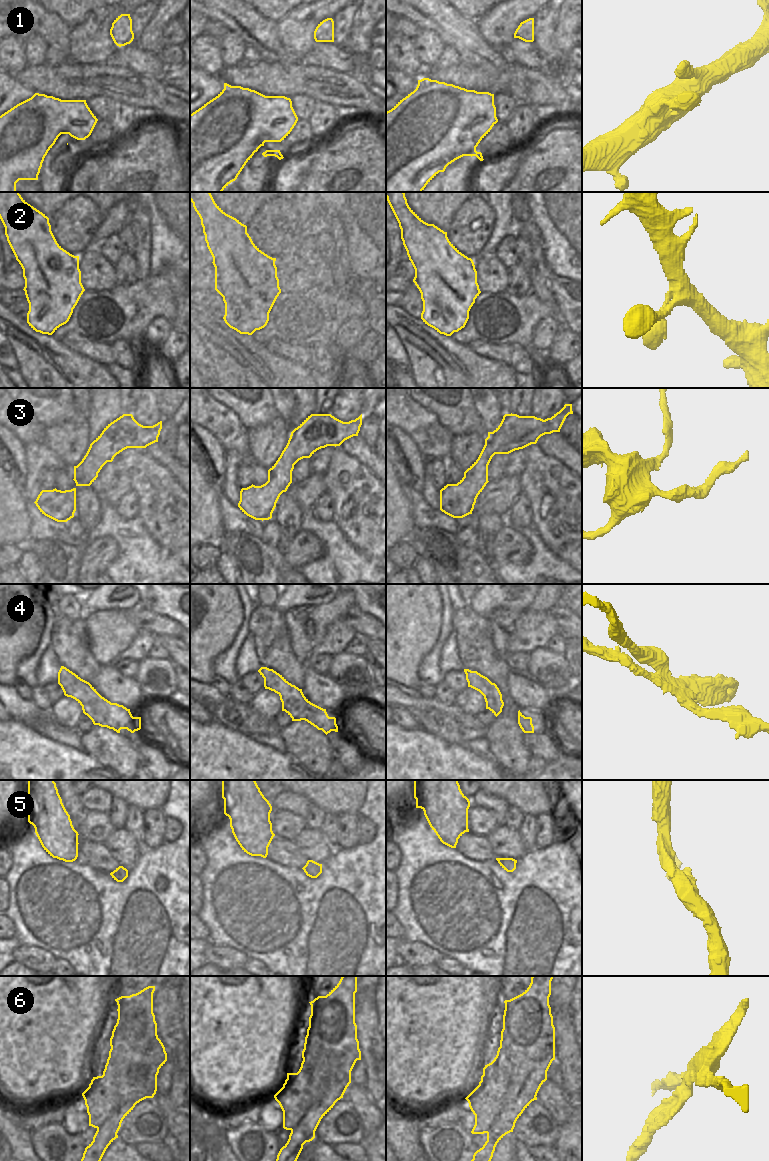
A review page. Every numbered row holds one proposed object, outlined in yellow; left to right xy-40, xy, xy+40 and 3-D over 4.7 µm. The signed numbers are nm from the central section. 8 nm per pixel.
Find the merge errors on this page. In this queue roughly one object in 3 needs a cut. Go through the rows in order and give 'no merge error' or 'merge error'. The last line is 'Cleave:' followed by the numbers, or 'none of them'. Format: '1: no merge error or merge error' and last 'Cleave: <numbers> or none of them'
1: no merge error
2: no merge error
3: no merge error
4: merge error
5: no merge error
6: merge error
Cleave: 4, 6

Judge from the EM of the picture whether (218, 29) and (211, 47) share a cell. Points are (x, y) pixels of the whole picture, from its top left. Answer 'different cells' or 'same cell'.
different cells

